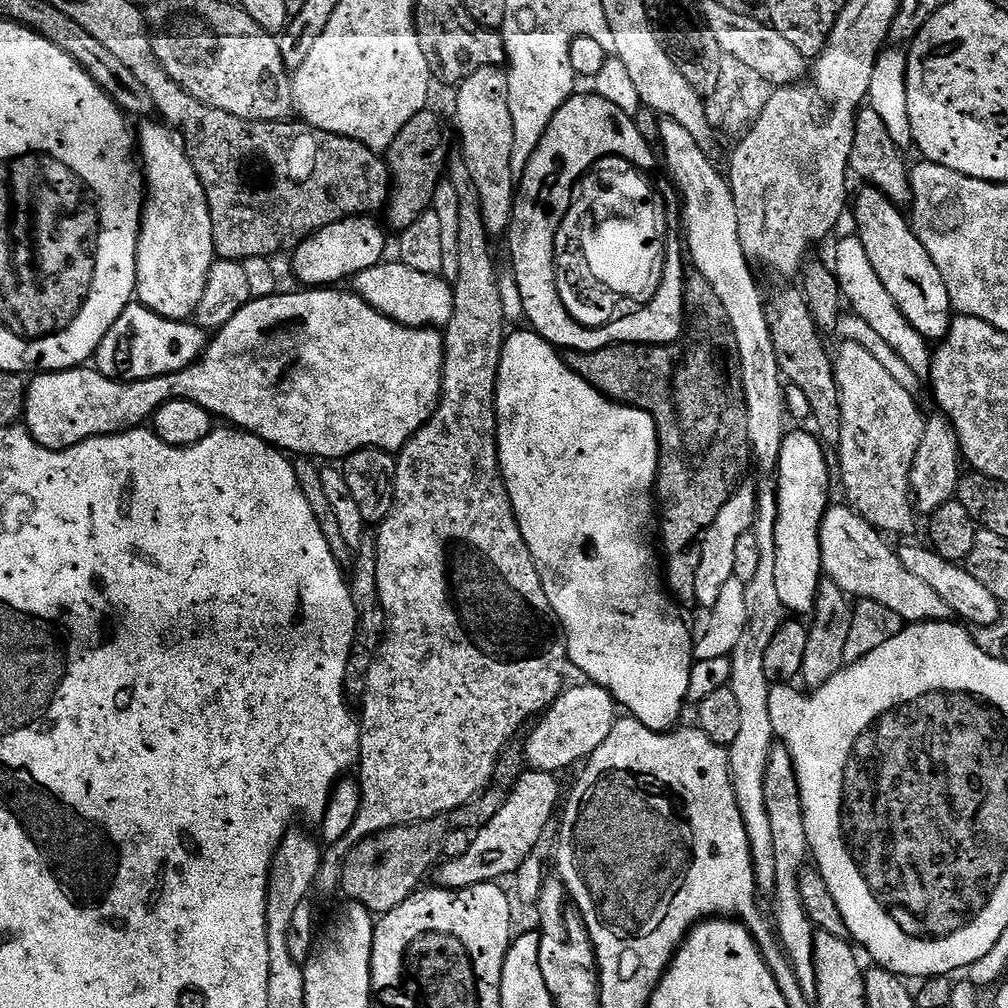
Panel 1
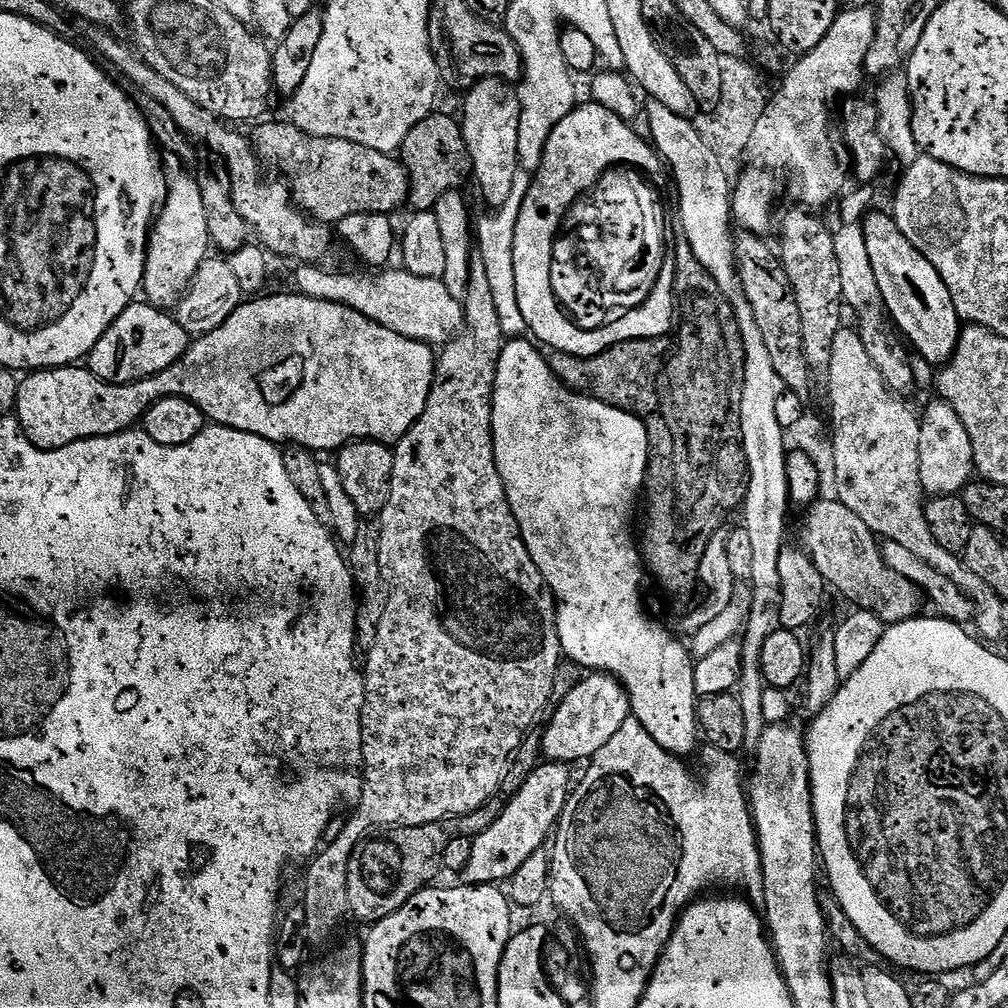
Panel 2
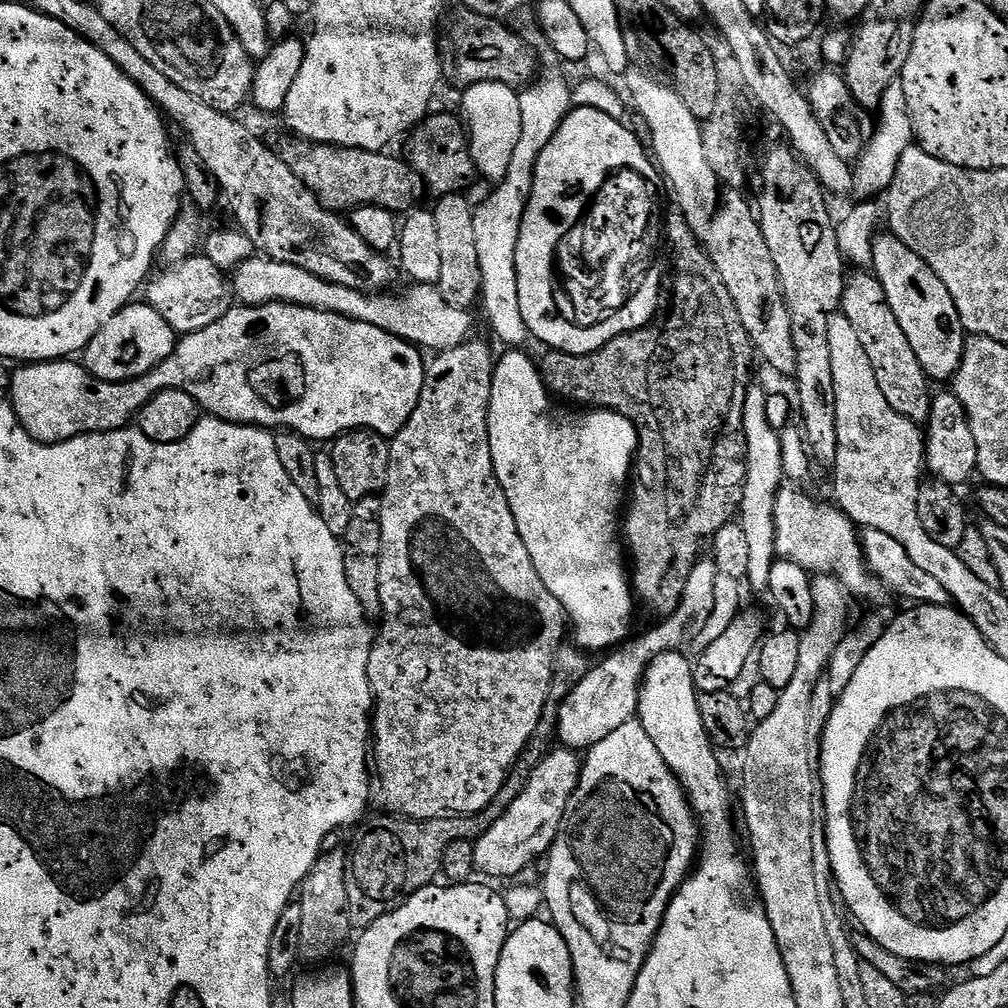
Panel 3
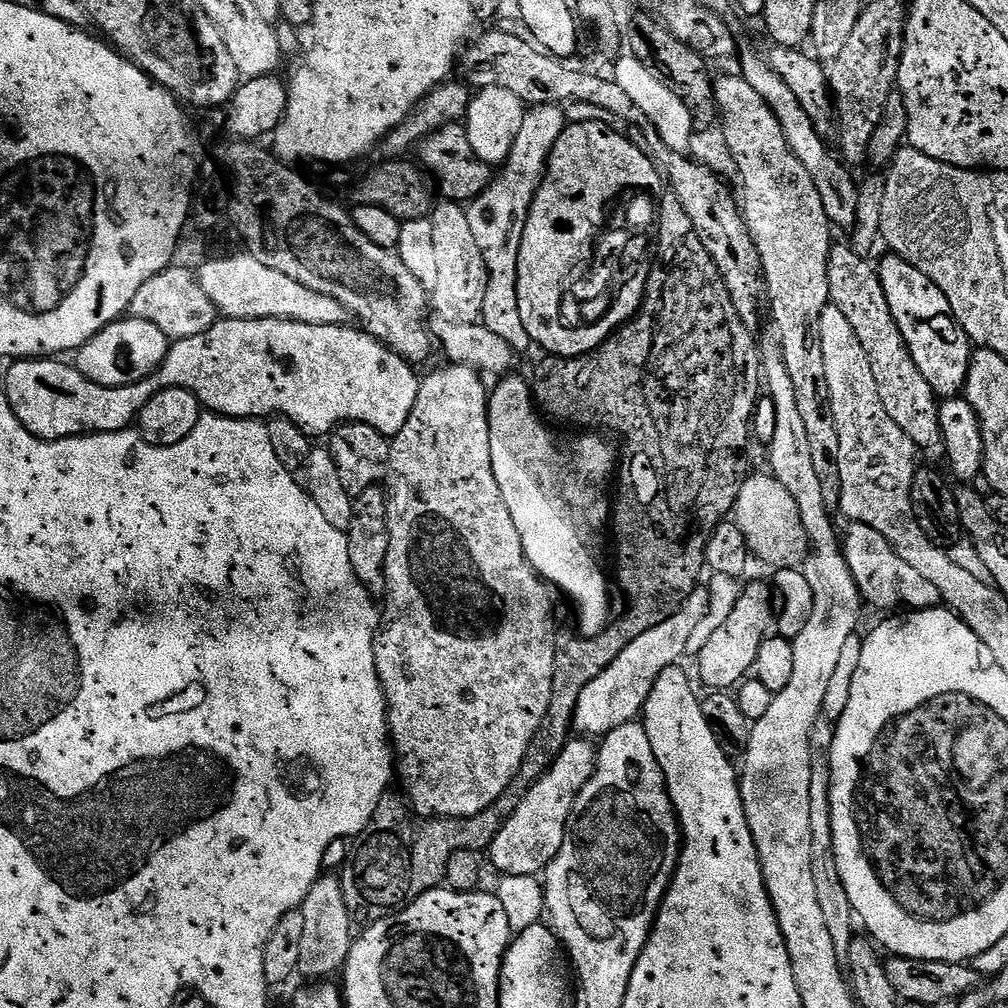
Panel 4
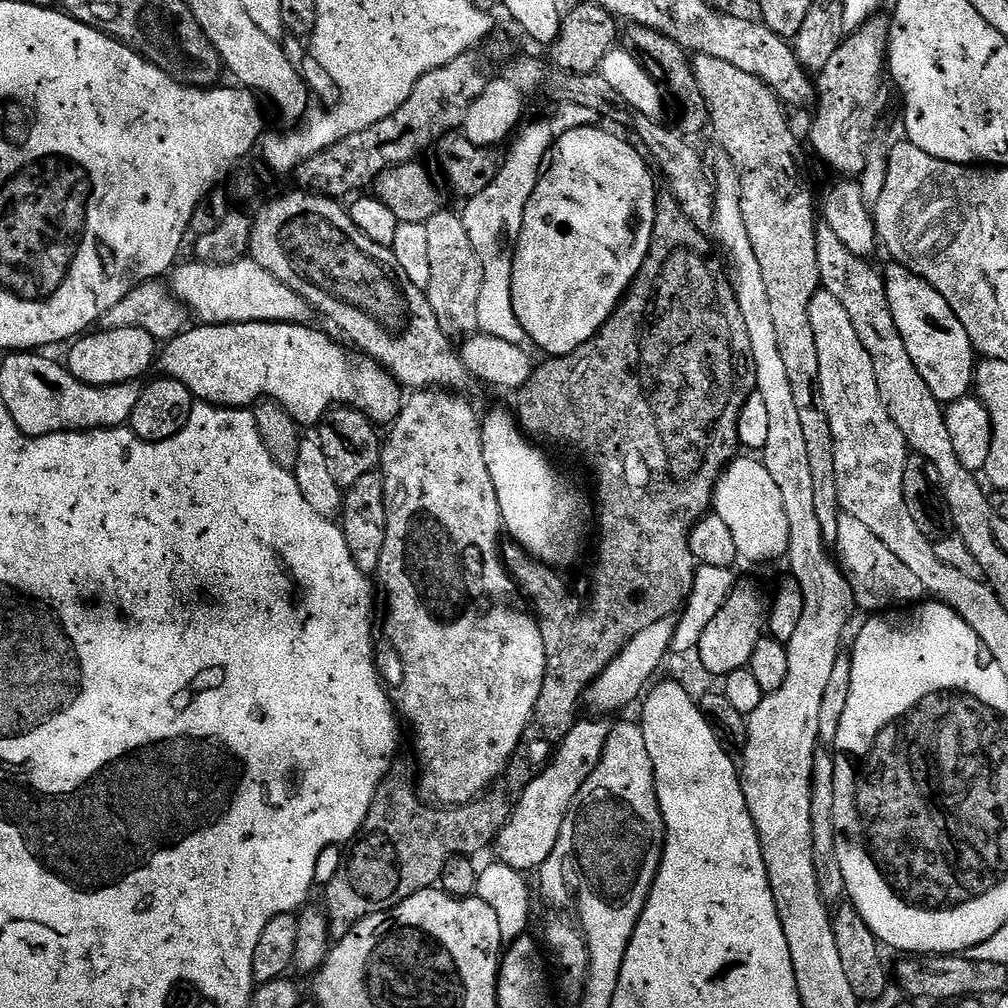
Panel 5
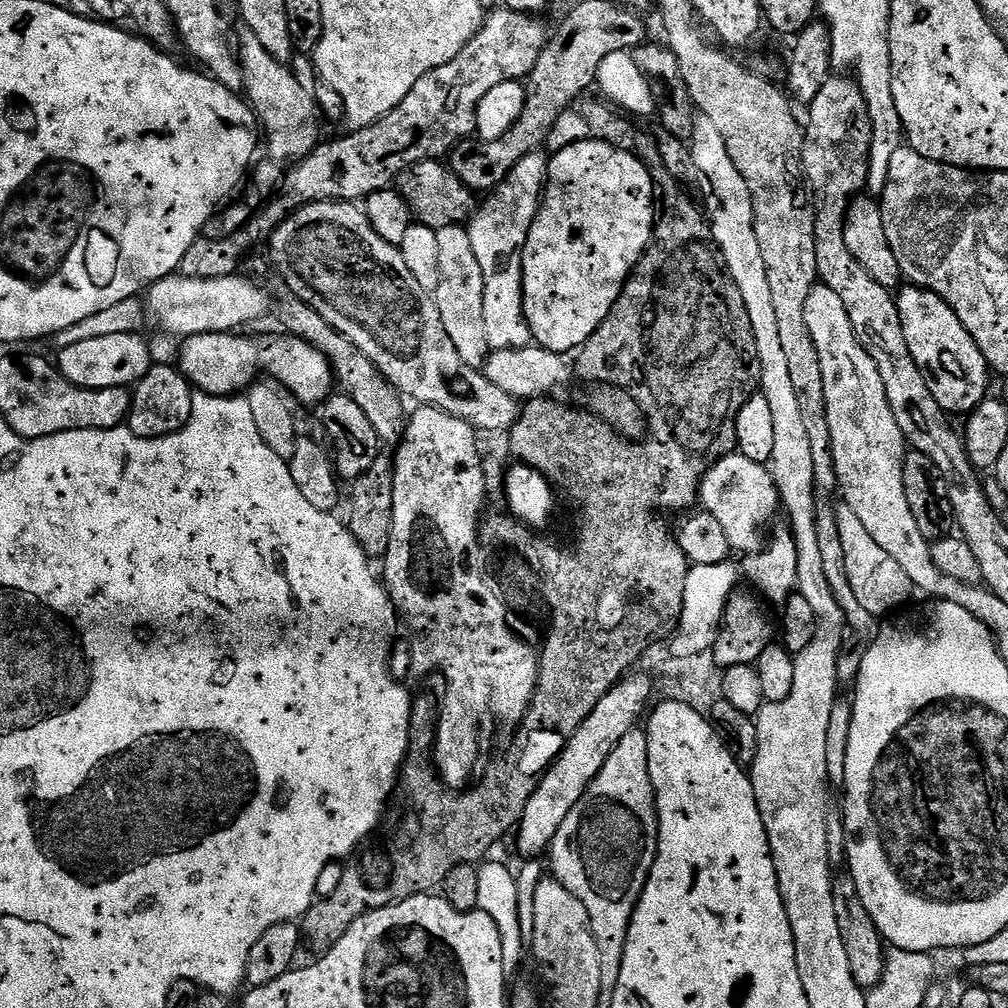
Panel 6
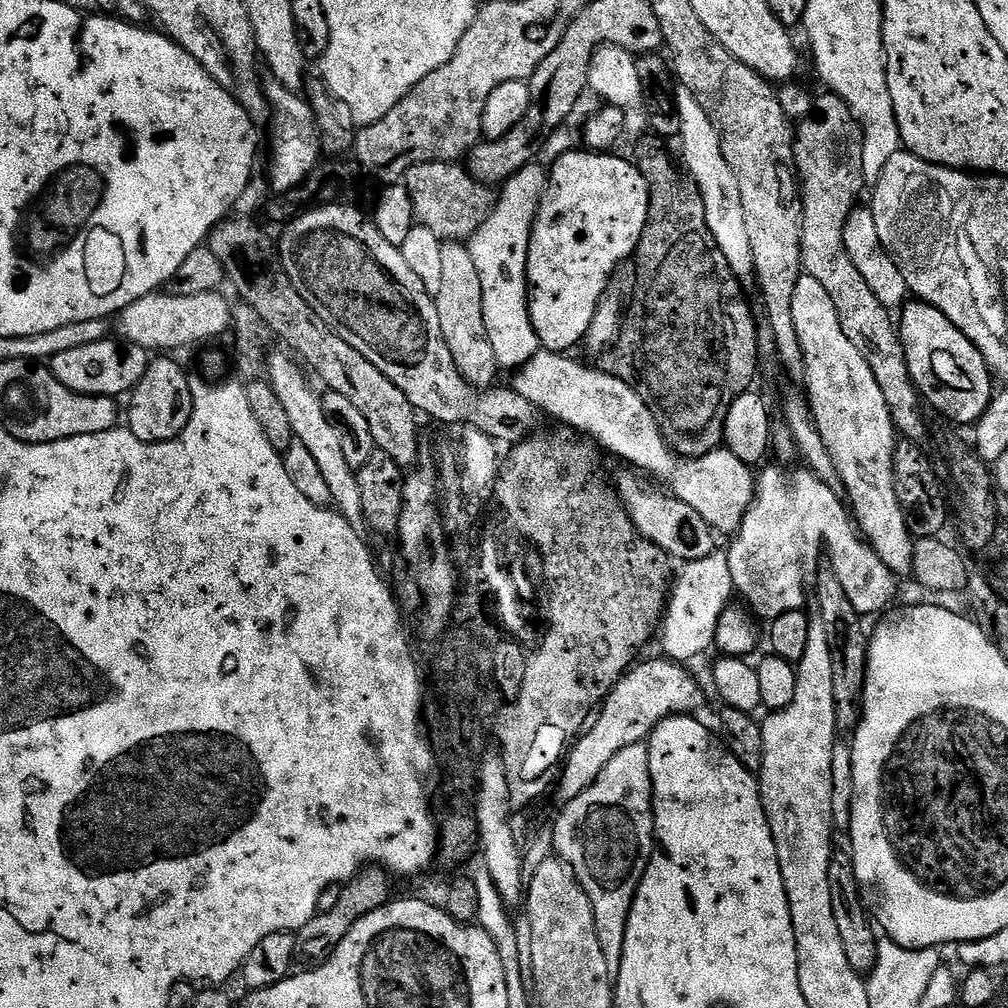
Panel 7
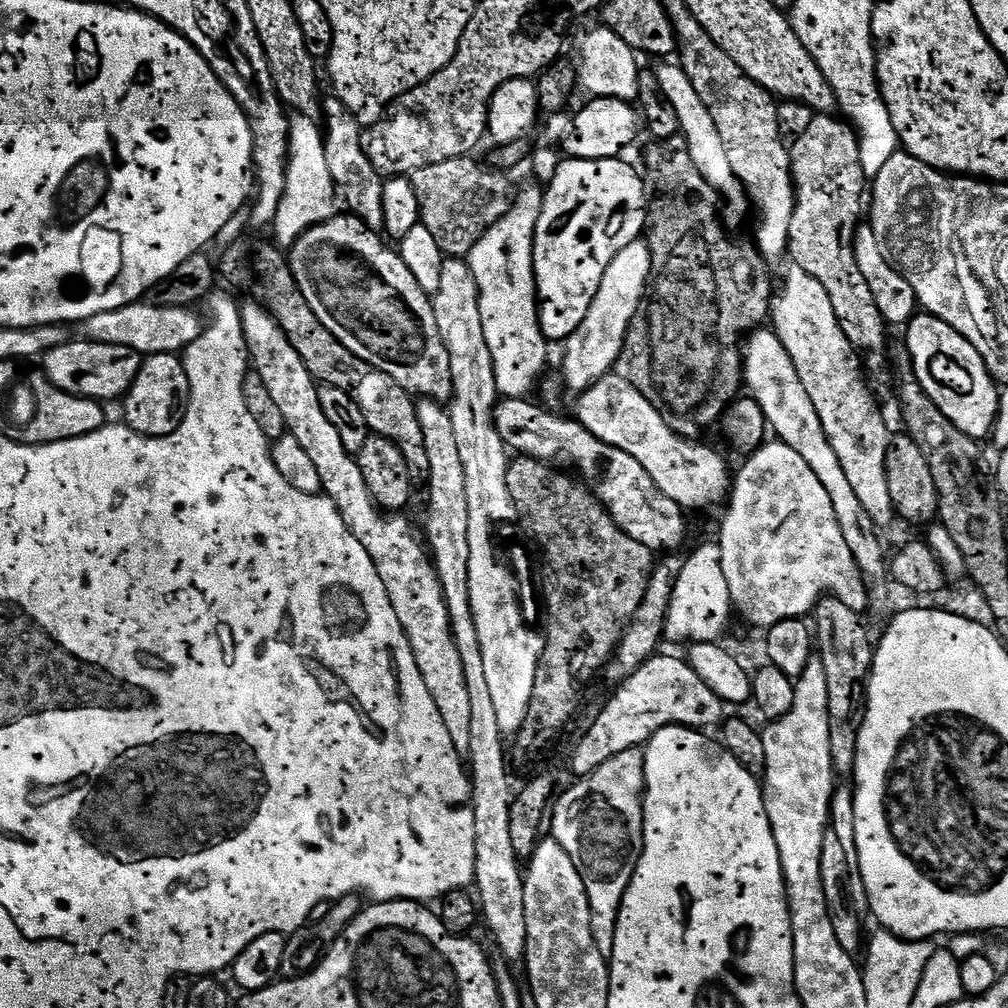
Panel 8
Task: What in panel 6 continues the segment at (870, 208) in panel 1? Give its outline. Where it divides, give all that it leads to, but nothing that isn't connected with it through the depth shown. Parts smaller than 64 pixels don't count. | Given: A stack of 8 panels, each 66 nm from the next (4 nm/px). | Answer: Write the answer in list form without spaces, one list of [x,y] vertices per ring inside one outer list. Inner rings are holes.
[[[915,286],[901,287],[896,305],[902,318],[902,334],[906,334],[906,346],[910,346],[910,354],[918,370],[922,370],[922,378],[926,378],[926,386],[930,386],[934,402],[949,414],[972,413],[989,395],[990,369],[958,314],[954,314],[952,307],[938,294]]]

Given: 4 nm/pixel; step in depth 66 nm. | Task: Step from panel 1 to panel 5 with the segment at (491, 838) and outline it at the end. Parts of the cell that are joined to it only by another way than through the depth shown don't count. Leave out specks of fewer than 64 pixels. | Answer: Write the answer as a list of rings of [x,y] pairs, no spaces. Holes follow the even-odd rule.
[[[596,719],[600,720],[577,720],[567,738],[555,749],[552,759],[543,771],[533,776],[532,781],[526,786],[510,822],[500,832],[499,863],[520,873],[531,874],[530,872],[535,873],[544,865],[546,858],[550,858],[562,834],[565,820],[573,811],[585,782],[599,766],[600,760],[604,757],[604,748],[608,745],[610,724],[604,721],[607,719]]]

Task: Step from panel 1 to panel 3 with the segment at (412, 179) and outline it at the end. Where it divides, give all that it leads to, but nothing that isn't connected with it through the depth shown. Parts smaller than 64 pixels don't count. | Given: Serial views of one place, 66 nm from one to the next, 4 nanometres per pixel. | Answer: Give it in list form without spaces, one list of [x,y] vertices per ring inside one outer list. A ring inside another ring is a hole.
[[[440,112],[429,114],[412,129],[408,140],[408,153],[406,159],[416,172],[417,177],[433,192],[433,197],[439,198],[441,196],[454,196],[463,193],[464,188],[468,188],[472,184],[472,179],[477,179],[478,173],[476,170],[476,163],[472,157],[472,151],[468,145],[468,129],[465,121],[459,115],[451,116],[448,112]]]

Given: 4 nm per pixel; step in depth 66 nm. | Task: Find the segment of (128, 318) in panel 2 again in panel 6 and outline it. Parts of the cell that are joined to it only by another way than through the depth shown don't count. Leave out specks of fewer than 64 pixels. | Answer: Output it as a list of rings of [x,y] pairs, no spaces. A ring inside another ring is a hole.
[[[131,332],[130,334],[109,334],[106,338],[90,338],[90,342],[77,342],[75,346],[66,346],[59,349],[58,367],[67,380],[74,382],[79,388],[128,388],[135,385],[152,369],[154,357],[143,340],[143,335]]]

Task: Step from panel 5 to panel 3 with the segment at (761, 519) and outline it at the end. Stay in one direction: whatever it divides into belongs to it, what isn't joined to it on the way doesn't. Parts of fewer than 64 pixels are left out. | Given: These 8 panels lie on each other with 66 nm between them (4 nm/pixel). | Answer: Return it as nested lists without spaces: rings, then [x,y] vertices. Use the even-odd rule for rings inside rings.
[[[781,487],[776,496],[776,509],[774,518],[776,519],[776,554],[781,560],[789,560],[791,564],[802,566],[811,574],[823,574],[826,576],[837,576],[850,594],[857,600],[865,600],[868,604],[884,604],[890,597],[890,589],[868,568],[868,563],[864,560],[864,547],[860,545],[861,533],[857,525],[852,523],[852,519],[839,507],[831,503],[819,504],[816,500],[811,500],[804,492],[799,492],[799,487]]]

